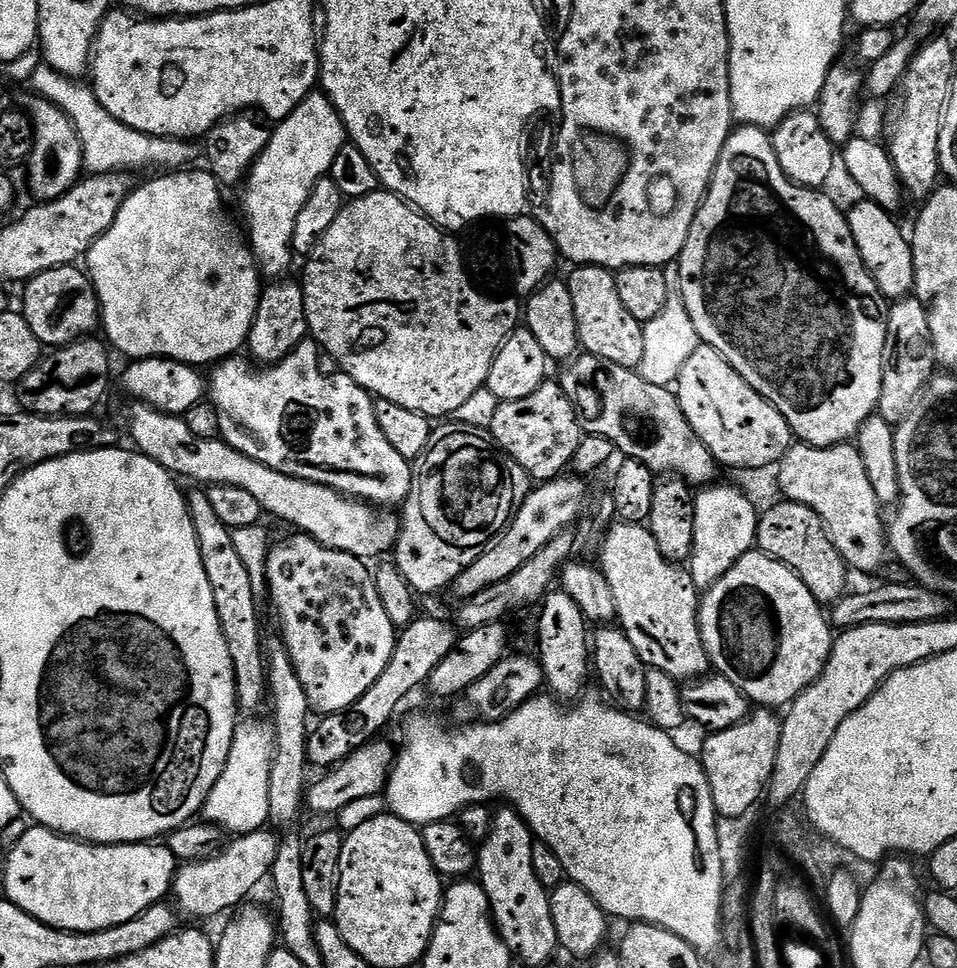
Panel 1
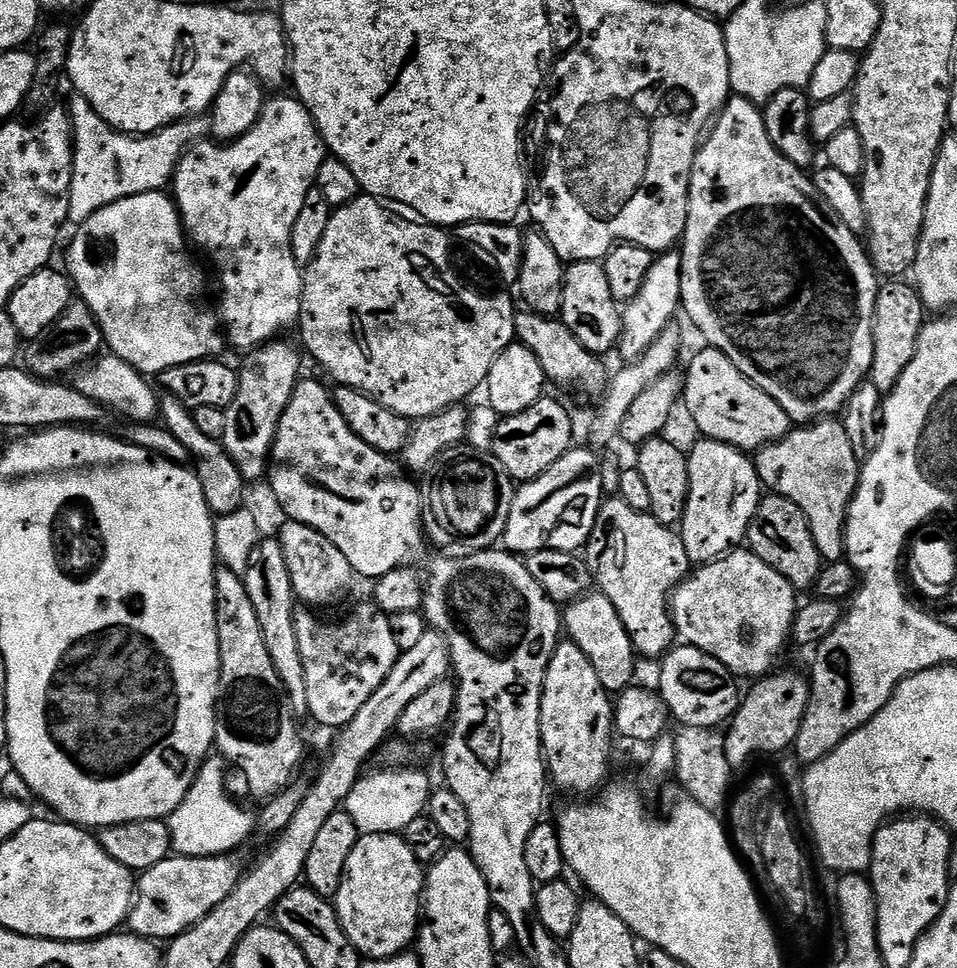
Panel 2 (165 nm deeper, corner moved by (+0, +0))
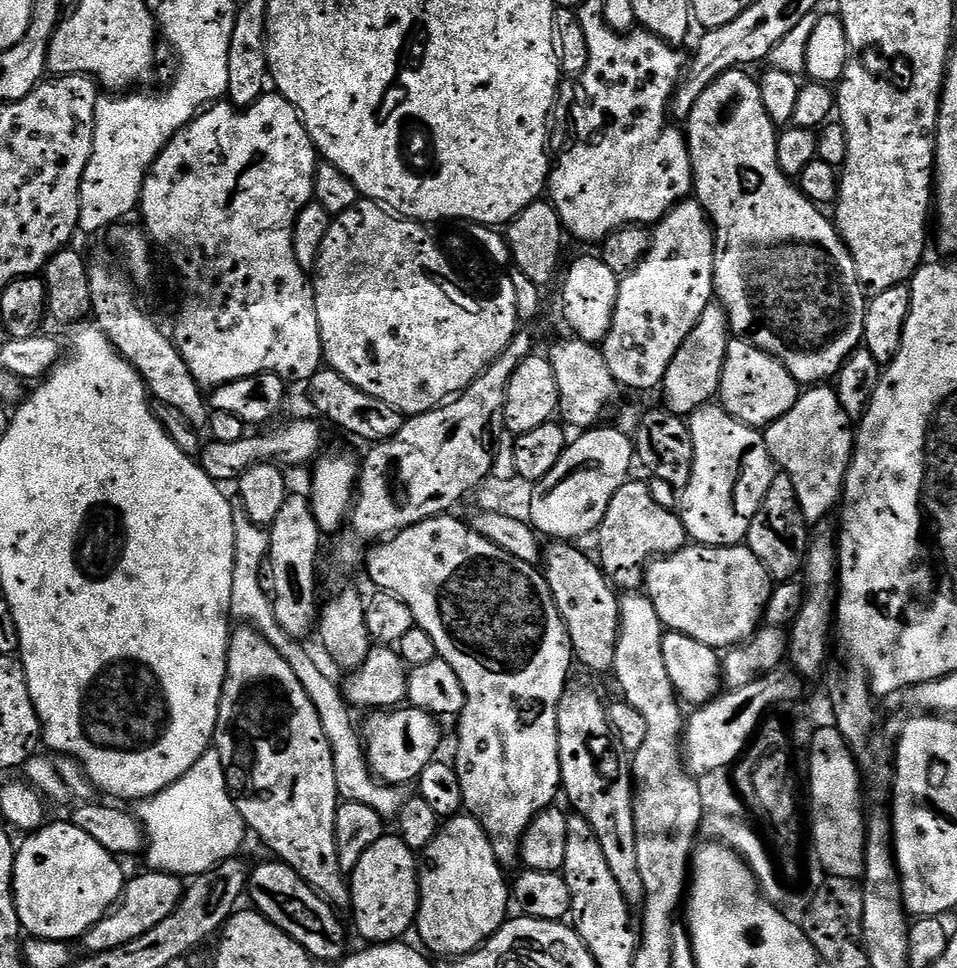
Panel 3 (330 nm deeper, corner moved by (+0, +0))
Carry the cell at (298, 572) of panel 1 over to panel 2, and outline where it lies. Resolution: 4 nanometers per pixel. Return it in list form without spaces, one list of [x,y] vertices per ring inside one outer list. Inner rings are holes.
[[[374,602],[358,605],[353,616],[337,624],[319,620],[314,613],[312,610],[296,613],[302,666],[306,666],[308,716],[324,728],[343,730],[382,686],[401,650],[394,642],[388,613],[381,612]]]

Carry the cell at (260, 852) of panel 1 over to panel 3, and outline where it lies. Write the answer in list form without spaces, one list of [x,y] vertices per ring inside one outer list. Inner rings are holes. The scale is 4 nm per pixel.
[[[144,870],[141,876],[136,876],[124,885],[124,892],[120,895],[115,908],[108,915],[102,917],[93,928],[82,937],[84,952],[105,952],[114,950],[131,940],[137,940],[146,930],[154,930],[162,918],[170,918],[175,910],[176,903],[184,894],[185,885],[181,877],[171,876],[169,872],[158,872],[155,870]]]

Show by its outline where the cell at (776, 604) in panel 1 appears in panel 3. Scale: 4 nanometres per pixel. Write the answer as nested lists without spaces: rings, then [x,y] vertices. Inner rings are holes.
[[[685,546],[676,552],[669,552],[666,556],[653,559],[645,568],[648,569],[644,572],[642,592],[654,606],[661,625],[665,629],[686,634],[717,650],[727,650],[742,644],[757,631],[762,620],[762,609],[774,589],[772,577],[764,569],[762,562],[754,558],[754,554],[747,546],[731,548]]]

